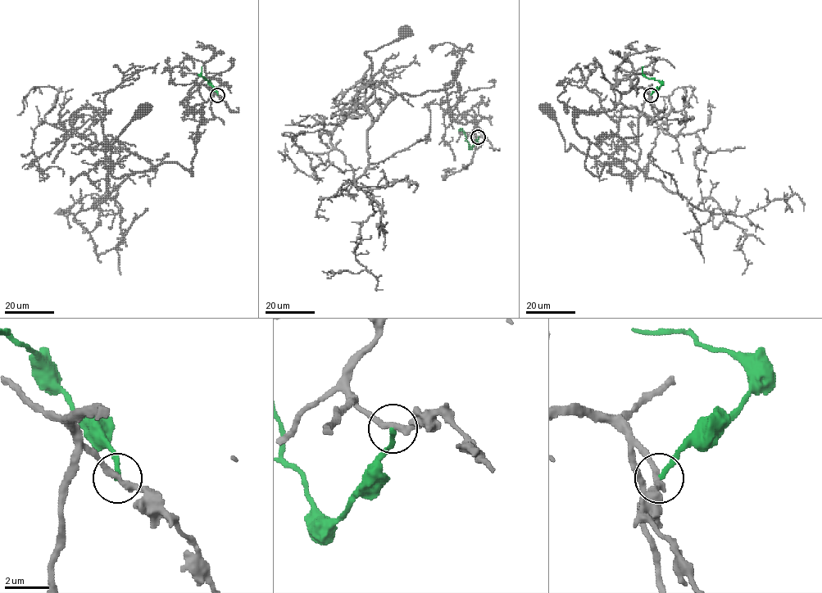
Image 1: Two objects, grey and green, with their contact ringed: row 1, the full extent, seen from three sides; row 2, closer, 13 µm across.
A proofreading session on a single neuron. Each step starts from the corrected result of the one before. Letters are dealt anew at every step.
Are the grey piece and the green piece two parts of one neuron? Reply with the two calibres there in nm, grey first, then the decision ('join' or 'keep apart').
280/220 nm | keep apart

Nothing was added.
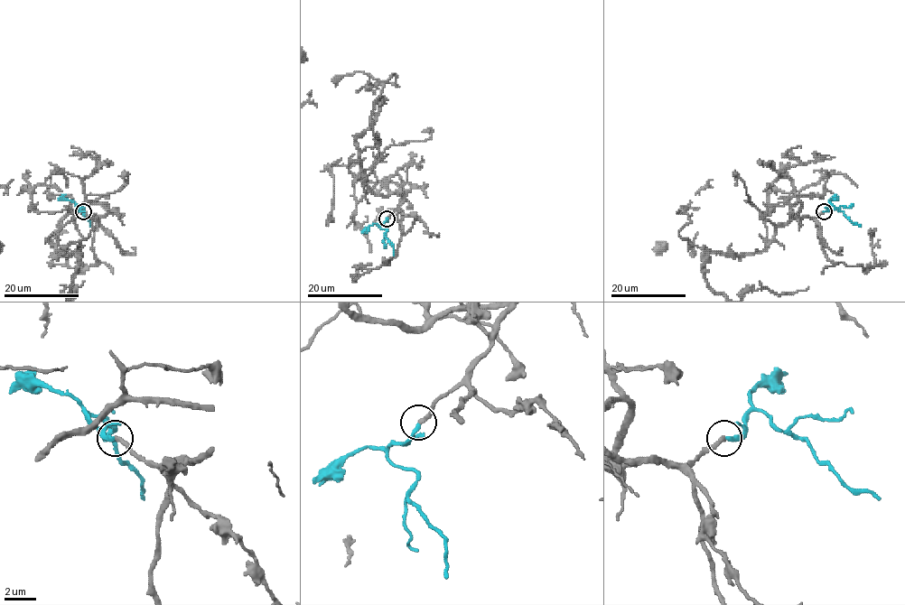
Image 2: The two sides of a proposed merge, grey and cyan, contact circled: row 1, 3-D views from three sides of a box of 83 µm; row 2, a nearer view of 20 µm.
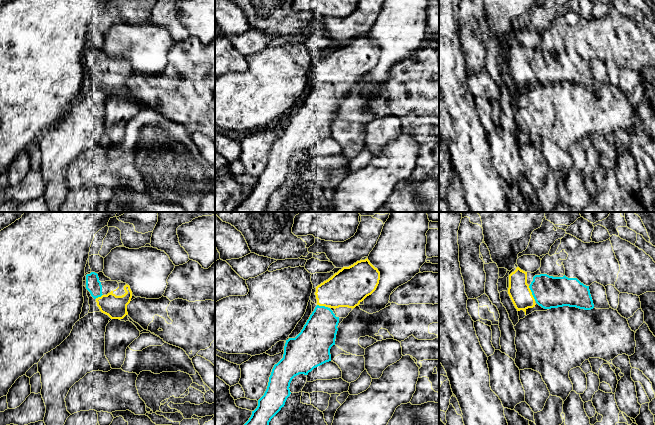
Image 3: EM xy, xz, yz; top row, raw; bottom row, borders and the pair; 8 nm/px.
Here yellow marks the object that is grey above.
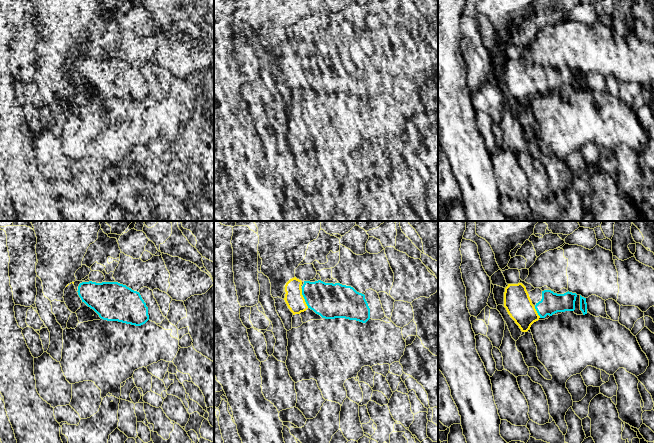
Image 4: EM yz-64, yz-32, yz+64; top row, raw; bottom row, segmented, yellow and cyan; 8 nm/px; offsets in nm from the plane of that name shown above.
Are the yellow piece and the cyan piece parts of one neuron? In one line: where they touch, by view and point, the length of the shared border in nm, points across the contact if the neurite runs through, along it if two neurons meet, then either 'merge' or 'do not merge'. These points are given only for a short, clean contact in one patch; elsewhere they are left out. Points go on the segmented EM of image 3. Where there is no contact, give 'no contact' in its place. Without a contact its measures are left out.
contact yz (531, 293); length 130 nm; merge

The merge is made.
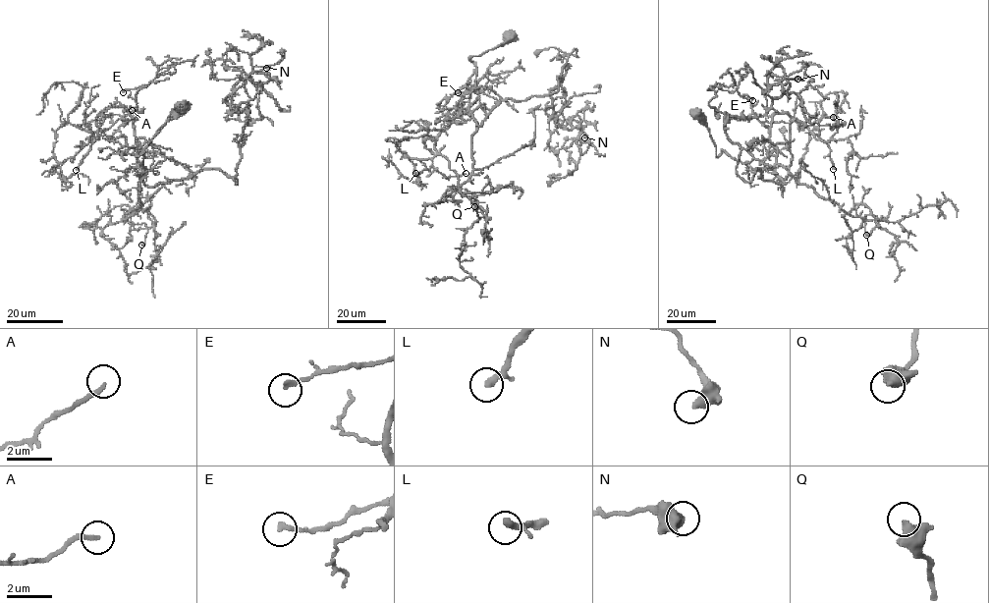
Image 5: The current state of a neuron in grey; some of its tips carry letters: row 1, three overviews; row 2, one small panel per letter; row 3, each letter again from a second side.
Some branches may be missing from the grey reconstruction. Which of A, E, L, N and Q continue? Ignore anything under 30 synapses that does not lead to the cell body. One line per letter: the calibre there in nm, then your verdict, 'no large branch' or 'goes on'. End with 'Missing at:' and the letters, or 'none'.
A: 180 nm thick; no large branch
E: 180 nm thick; no large branch
L: 220 nm thick; goes on
N: 480 nm thick; no large branch
Q: 460 nm thick; no large branch
Missing at: L

